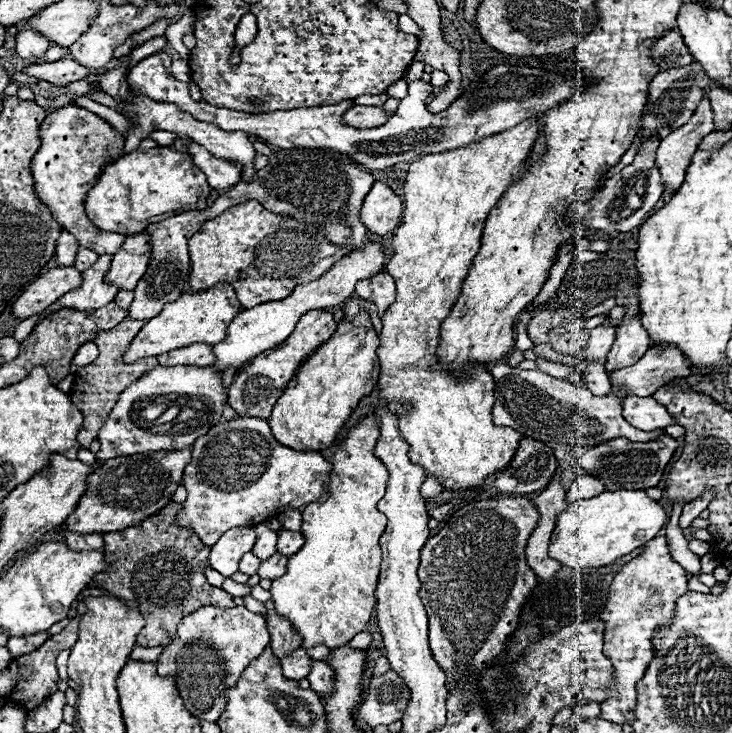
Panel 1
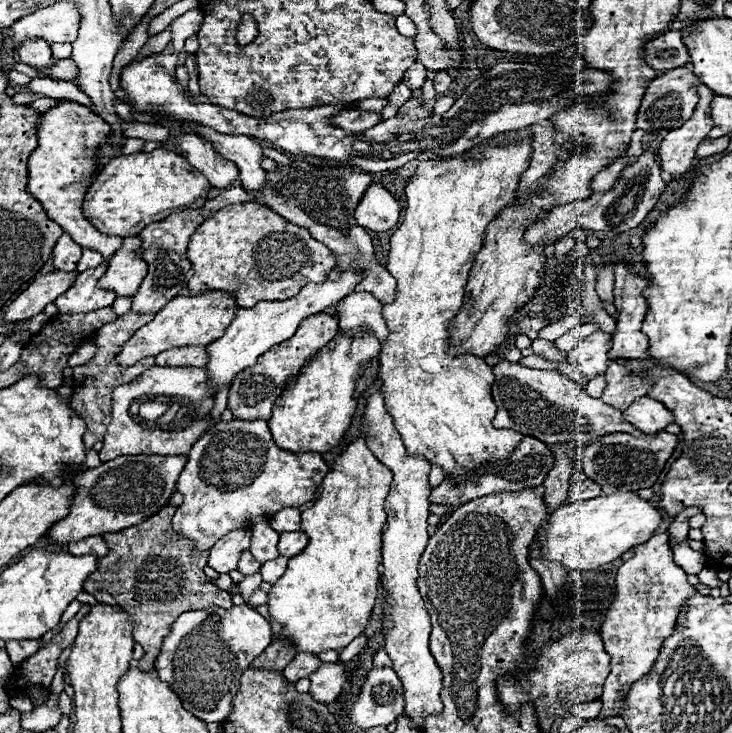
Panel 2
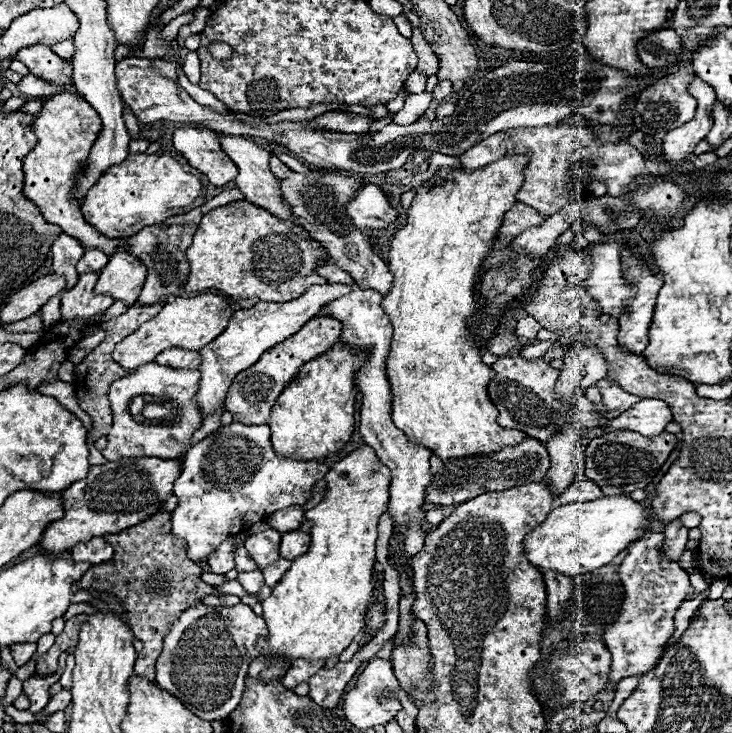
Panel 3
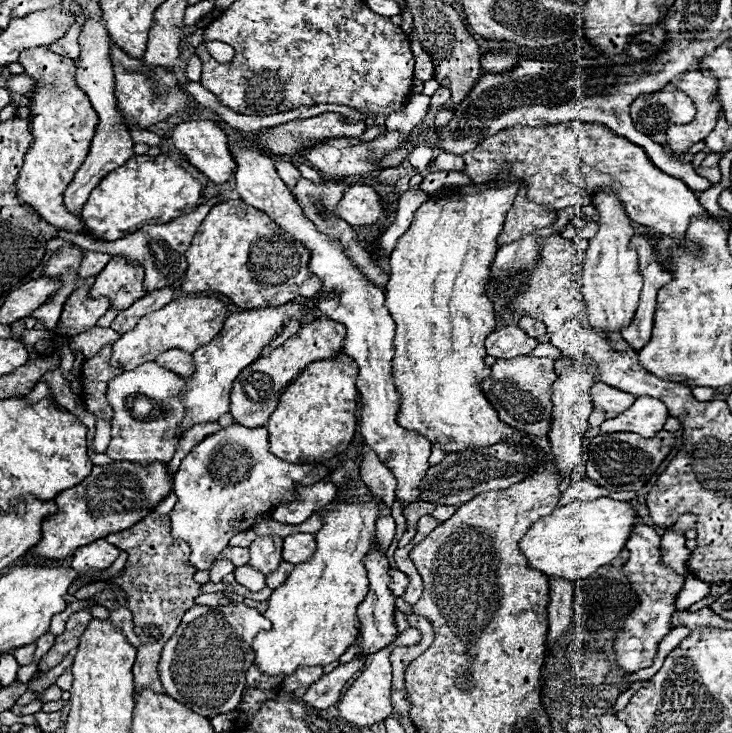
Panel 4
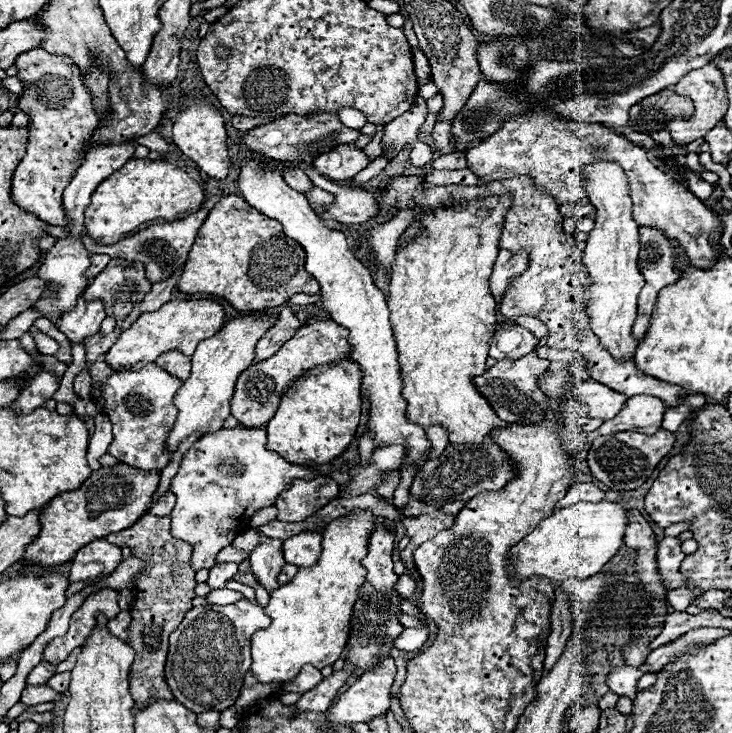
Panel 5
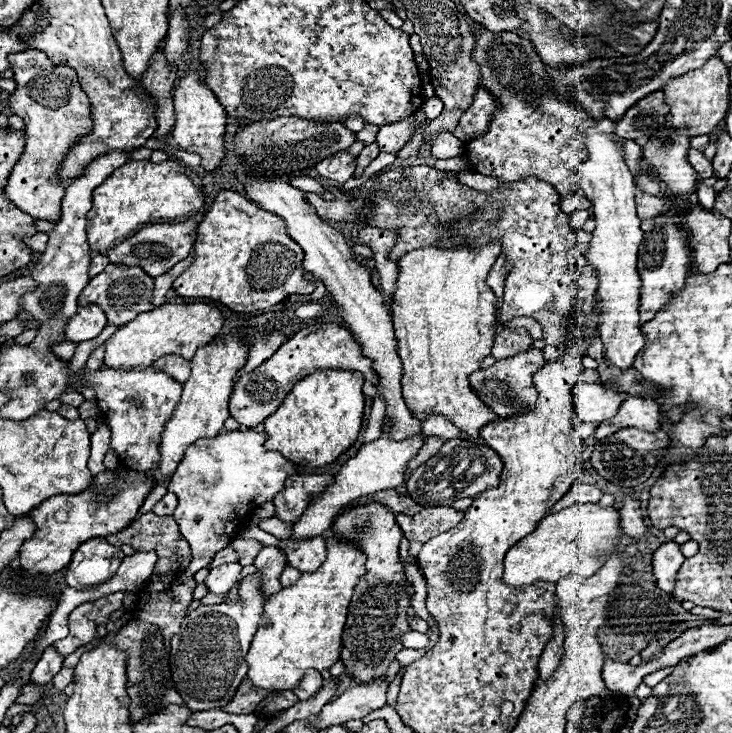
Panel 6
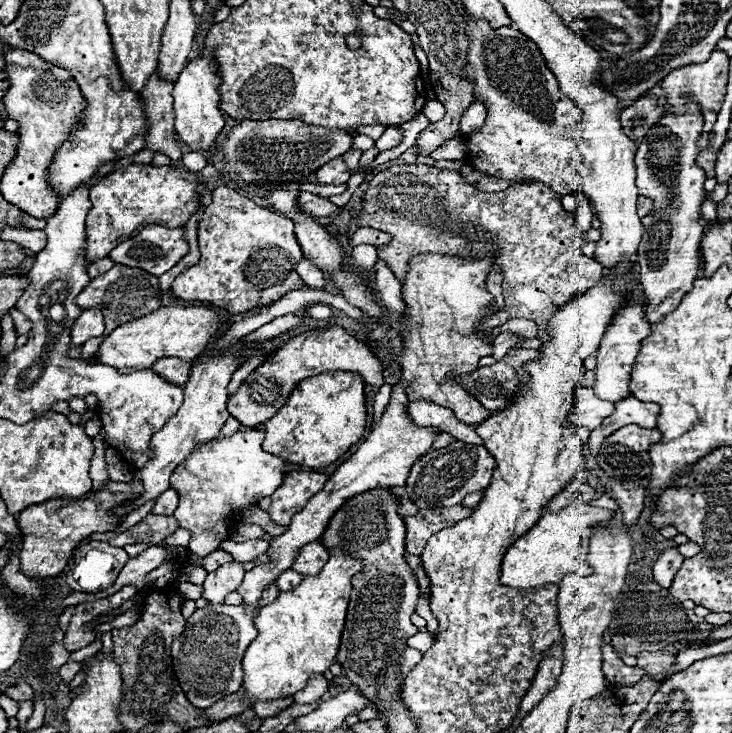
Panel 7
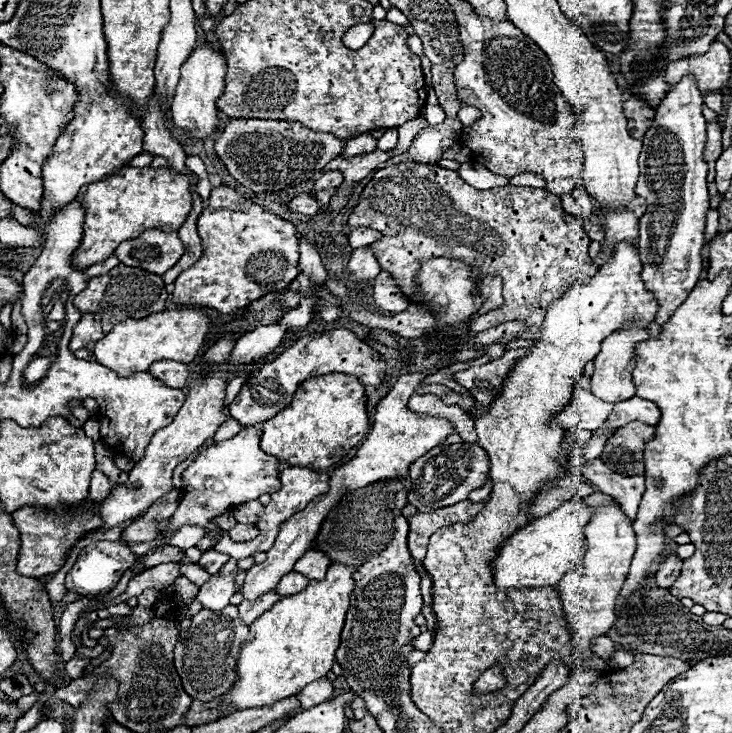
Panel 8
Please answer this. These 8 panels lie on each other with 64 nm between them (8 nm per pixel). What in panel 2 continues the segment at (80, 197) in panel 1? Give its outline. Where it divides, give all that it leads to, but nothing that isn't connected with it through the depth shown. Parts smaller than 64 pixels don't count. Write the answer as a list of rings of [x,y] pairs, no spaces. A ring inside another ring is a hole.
[[[62,100],[56,108],[44,112],[38,122],[38,148],[28,158],[28,190],[44,206],[46,214],[58,222],[76,244],[110,258],[124,238],[98,232],[82,214],[82,200],[96,176],[98,152],[106,140],[112,142],[110,124],[86,106]]]

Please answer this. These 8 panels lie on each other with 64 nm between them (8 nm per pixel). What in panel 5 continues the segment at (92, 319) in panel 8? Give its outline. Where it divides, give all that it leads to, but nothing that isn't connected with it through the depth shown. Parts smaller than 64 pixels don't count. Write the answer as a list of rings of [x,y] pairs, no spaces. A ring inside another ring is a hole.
[[[80,294],[76,300],[76,306],[70,312],[62,314],[58,330],[64,332],[70,342],[78,344],[78,342],[82,342],[82,338],[100,332],[100,322],[104,318],[106,318],[104,302],[102,300],[86,302]]]

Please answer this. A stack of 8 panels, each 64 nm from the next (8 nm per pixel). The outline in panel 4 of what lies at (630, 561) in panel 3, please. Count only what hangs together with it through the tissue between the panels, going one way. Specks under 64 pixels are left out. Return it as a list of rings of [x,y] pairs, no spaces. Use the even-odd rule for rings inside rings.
[[[646,524],[634,526],[632,536],[626,542],[626,548],[630,550],[630,558],[624,564],[624,576],[628,578],[632,590],[638,594],[638,604],[634,610],[626,614],[622,626],[618,628],[618,634],[612,640],[612,646],[616,652],[616,664],[620,672],[632,674],[652,666],[652,660],[658,652],[658,644],[664,640],[666,634],[670,634],[670,618],[676,612],[676,598],[678,592],[684,588],[684,576],[662,564],[660,534],[656,534]]]

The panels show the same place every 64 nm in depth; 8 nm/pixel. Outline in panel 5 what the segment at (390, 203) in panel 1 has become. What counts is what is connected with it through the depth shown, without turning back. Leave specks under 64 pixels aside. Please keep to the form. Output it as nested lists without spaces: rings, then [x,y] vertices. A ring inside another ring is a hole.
[[[306,168],[304,174],[312,180],[314,186],[328,190],[336,196],[334,204],[324,210],[322,216],[334,218],[342,224],[362,224],[378,214],[378,202],[372,192],[366,192],[362,186],[340,186],[320,176],[314,168]]]

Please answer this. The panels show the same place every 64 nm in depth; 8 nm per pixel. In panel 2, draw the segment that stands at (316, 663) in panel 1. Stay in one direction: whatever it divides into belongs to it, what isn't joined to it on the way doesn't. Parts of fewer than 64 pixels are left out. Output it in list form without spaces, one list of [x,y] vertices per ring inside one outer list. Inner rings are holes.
[[[322,662],[314,674],[310,674],[310,694],[322,702],[322,704],[330,704],[340,696],[340,690],[344,686],[344,682],[348,672],[340,666],[340,664],[326,664]]]

